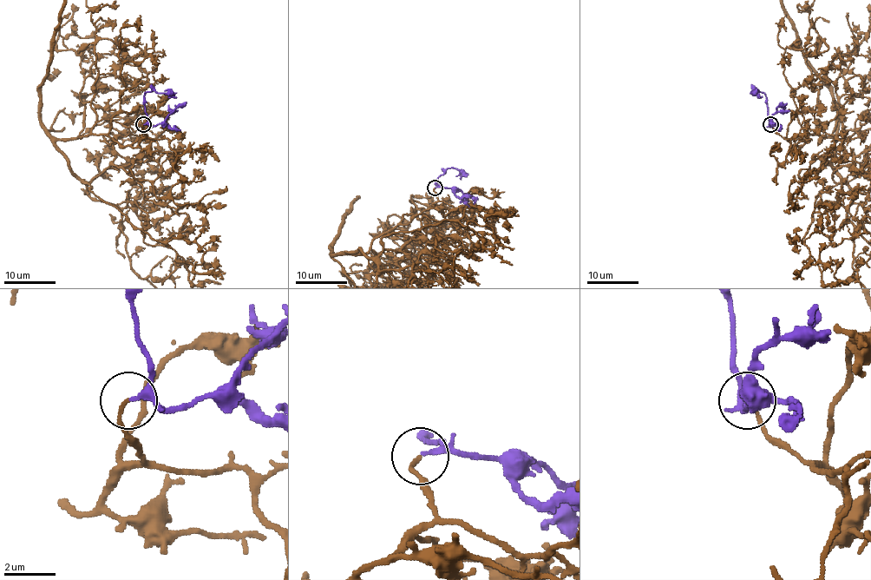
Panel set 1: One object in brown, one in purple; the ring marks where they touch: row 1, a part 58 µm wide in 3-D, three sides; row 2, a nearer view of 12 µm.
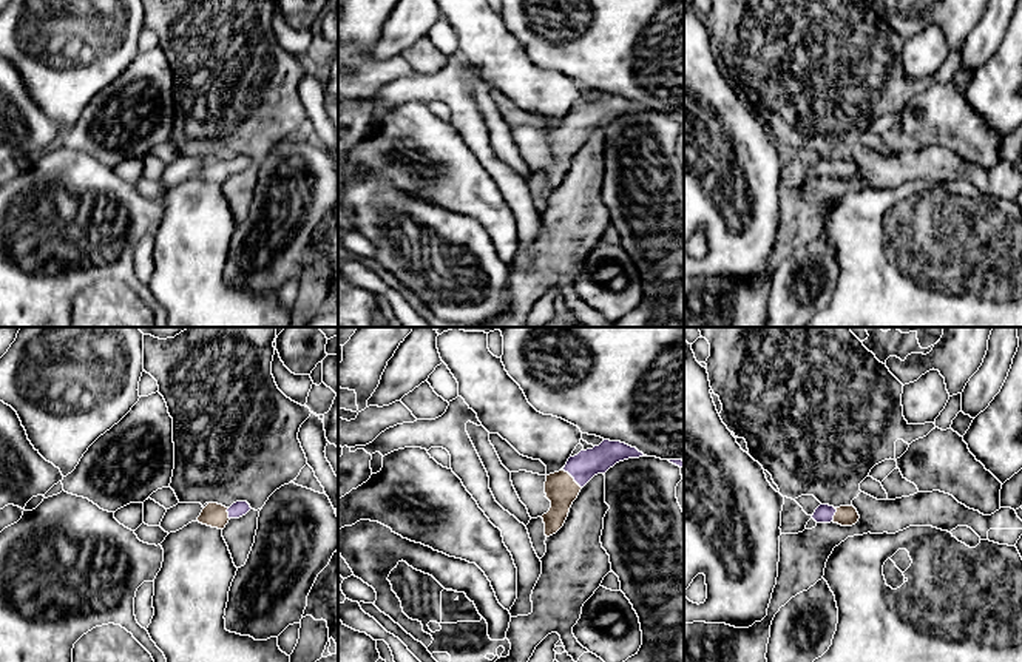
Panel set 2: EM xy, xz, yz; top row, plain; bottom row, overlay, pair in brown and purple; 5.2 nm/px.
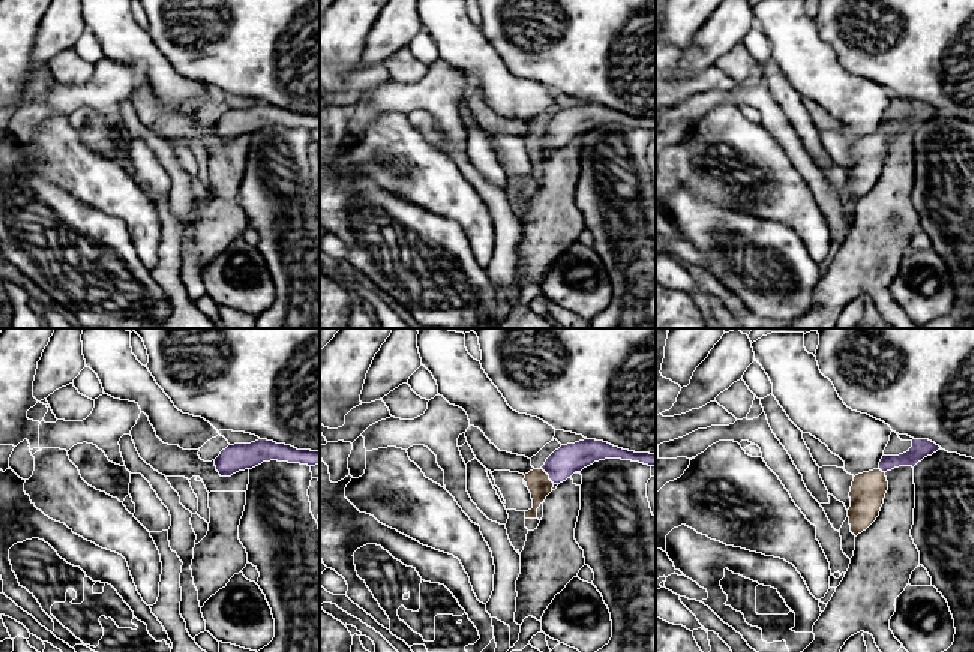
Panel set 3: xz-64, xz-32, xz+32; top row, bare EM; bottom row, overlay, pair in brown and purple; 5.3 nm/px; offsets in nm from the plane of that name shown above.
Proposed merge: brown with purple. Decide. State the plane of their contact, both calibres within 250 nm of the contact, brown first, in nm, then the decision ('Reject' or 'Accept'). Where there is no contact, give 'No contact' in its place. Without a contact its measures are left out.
Touches brown in xz. Thickness 170 nm (brown) against 150 nm. Accept

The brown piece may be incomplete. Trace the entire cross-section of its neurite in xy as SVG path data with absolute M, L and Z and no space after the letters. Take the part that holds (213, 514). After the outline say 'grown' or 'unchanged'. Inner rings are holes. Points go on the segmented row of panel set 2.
M236 502L230 508L208 503L198 517L198 522L212 528L224 529L230 518L239 518L250 509L252 508L247 502Z; grown

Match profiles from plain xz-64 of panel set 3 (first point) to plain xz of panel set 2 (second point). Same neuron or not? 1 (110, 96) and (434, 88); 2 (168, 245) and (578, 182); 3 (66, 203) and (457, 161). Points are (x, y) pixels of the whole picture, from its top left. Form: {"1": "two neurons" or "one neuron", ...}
{"1": "one neuron", "2": "two neurons", "3": "two neurons"}

